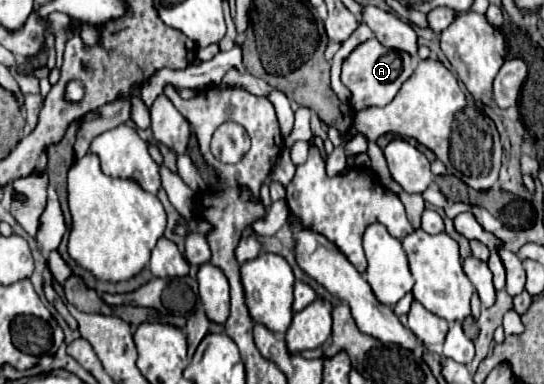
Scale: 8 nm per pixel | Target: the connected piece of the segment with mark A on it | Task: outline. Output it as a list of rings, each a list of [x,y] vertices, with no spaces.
[[[369,38],[361,46],[357,46],[341,66],[341,82],[351,90],[351,106],[355,110],[363,110],[369,106],[387,106],[411,74],[413,66],[409,64],[409,56],[385,50],[385,46],[377,42],[377,38]]]

